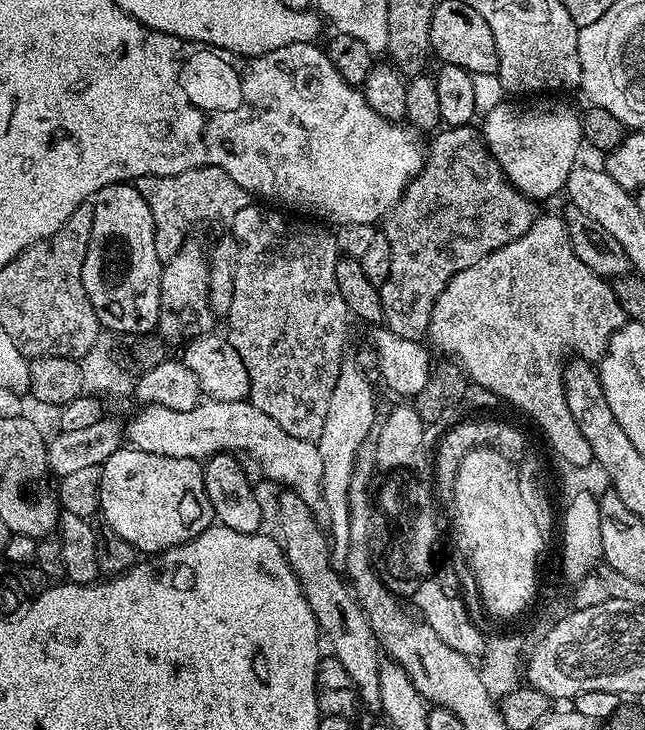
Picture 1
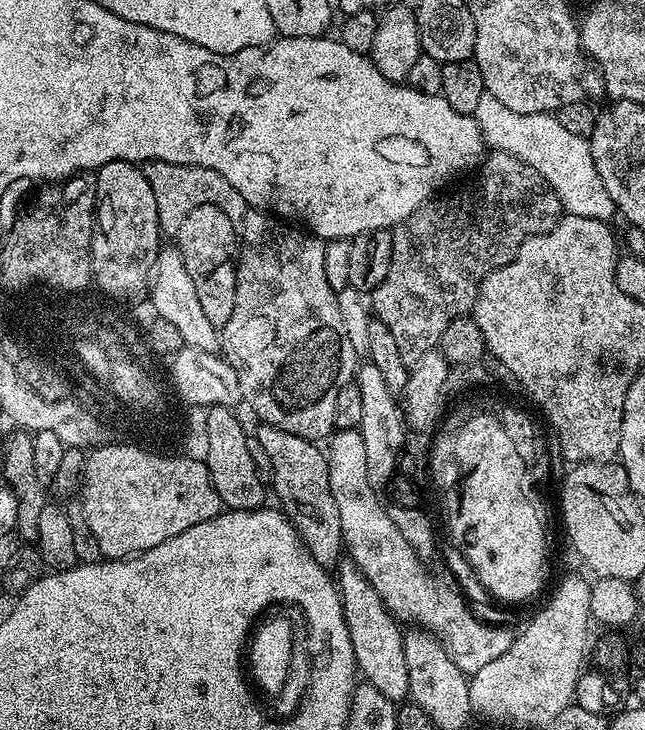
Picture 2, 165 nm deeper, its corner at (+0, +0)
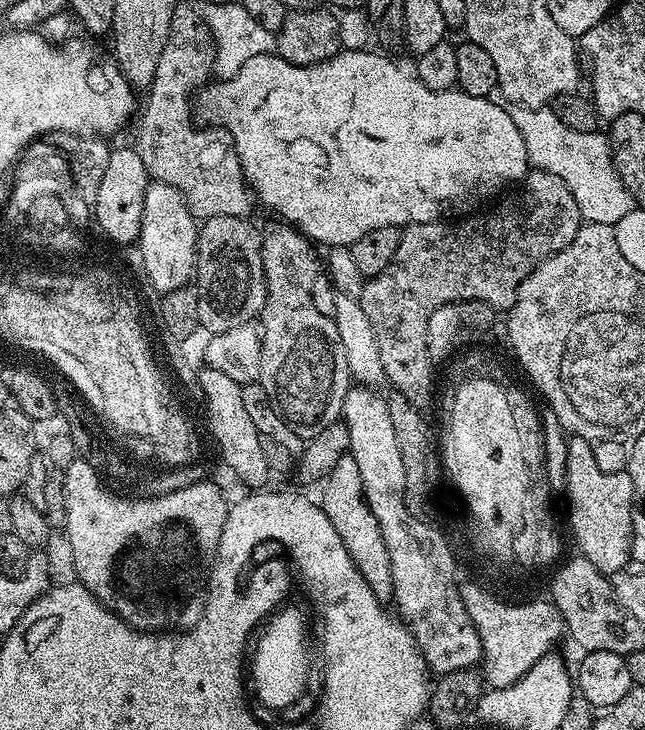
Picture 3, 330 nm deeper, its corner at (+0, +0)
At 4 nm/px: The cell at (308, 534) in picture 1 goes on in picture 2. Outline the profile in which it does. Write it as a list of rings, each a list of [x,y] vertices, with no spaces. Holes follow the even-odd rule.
[[[261,423],[259,427],[254,432],[254,439],[262,442],[273,466],[270,488],[271,491],[276,491],[276,496],[280,499],[279,511],[288,517],[300,536],[305,552],[311,554],[314,562],[323,566],[339,565],[344,546],[342,522],[338,518],[334,494],[330,494],[330,470],[325,449],[319,443],[298,438],[298,434],[278,430],[278,426]]]

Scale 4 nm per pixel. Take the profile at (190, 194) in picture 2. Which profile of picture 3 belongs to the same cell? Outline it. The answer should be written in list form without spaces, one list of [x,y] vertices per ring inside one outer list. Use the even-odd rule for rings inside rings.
[[[184,2],[177,3],[170,22],[168,44],[162,50],[162,58],[158,58],[158,70],[154,70],[154,78],[147,89],[148,101],[145,104],[143,101],[144,117],[134,141],[149,177],[157,184],[174,186],[174,190],[182,194],[190,214],[200,222],[215,216],[247,217],[254,205],[232,135],[219,126],[195,128],[192,125],[194,104],[190,97],[197,86],[209,83],[215,63],[216,44],[203,15]]]

